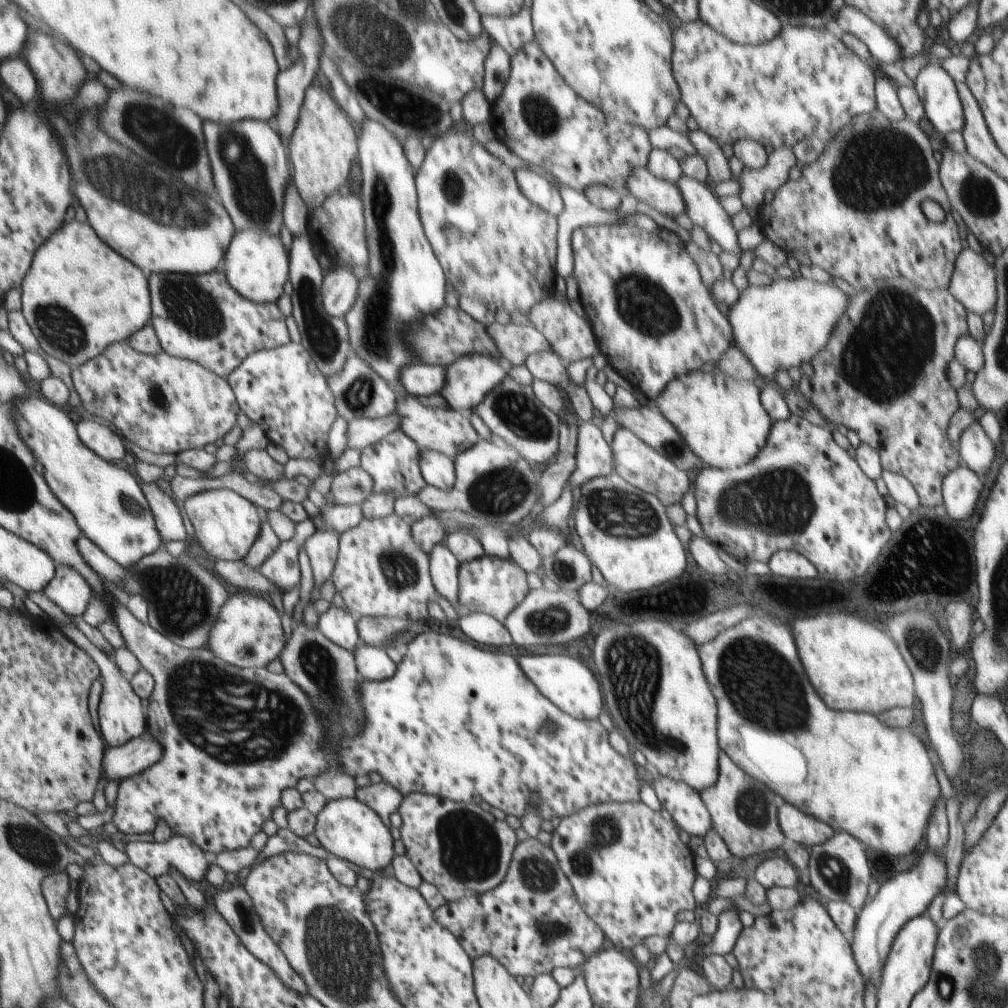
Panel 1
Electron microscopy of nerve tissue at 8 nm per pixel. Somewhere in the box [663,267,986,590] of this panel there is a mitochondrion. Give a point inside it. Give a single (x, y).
(882, 359)

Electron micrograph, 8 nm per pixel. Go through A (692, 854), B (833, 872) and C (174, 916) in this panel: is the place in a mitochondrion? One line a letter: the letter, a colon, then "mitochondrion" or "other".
A: other
B: mitochondrion
C: other

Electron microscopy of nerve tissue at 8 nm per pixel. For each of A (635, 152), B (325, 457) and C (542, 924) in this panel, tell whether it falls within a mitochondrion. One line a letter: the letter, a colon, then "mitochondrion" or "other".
A: other
B: other
C: mitochondrion

